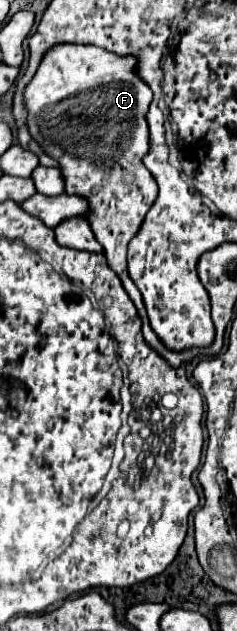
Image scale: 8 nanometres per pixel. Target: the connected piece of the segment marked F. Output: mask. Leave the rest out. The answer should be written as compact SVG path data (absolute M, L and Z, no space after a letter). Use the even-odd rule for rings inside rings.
M60 43L58 47L50 47L42 63L38 65L38 71L34 79L26 85L24 89L24 107L28 111L28 131L32 139L38 141L38 145L44 149L46 155L58 161L58 167L62 171L64 179L64 191L68 195L82 195L84 199L90 199L90 215L86 215L98 243L104 247L104 255L108 259L108 265L112 271L118 273L126 293L134 301L138 315L142 319L142 333L146 343L162 355L170 367L178 369L182 363L190 363L192 359L204 355L202 349L188 349L180 353L168 351L160 339L154 335L148 323L148 315L142 303L142 295L138 287L132 283L128 277L126 269L126 245L128 241L138 233L148 209L158 197L158 187L152 177L152 173L144 167L142 157L148 153L148 143L150 143L150 133L146 127L146 111L152 103L152 91L150 87L140 79L138 71L134 71L138 59L128 55L120 57L114 53L108 53L100 47L94 45L70 45L70 43Z

